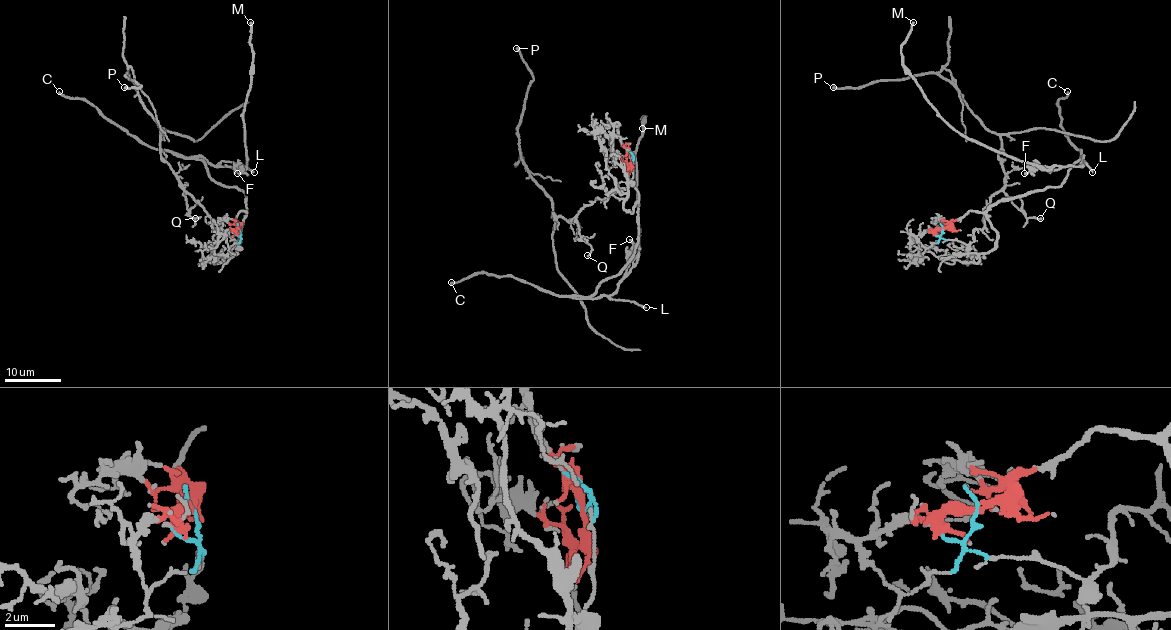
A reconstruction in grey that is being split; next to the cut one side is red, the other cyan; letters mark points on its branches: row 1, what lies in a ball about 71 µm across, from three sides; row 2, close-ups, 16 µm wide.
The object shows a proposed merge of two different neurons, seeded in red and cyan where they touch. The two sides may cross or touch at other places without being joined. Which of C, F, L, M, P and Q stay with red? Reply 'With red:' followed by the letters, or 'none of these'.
With red: C, F, L, M

